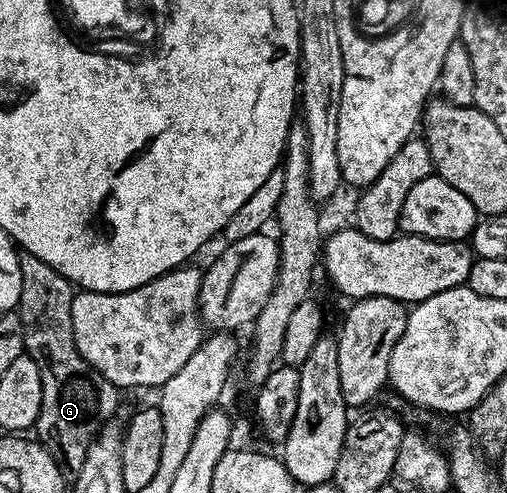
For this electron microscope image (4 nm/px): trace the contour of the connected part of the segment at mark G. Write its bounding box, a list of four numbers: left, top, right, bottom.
[17,250,121,473]

